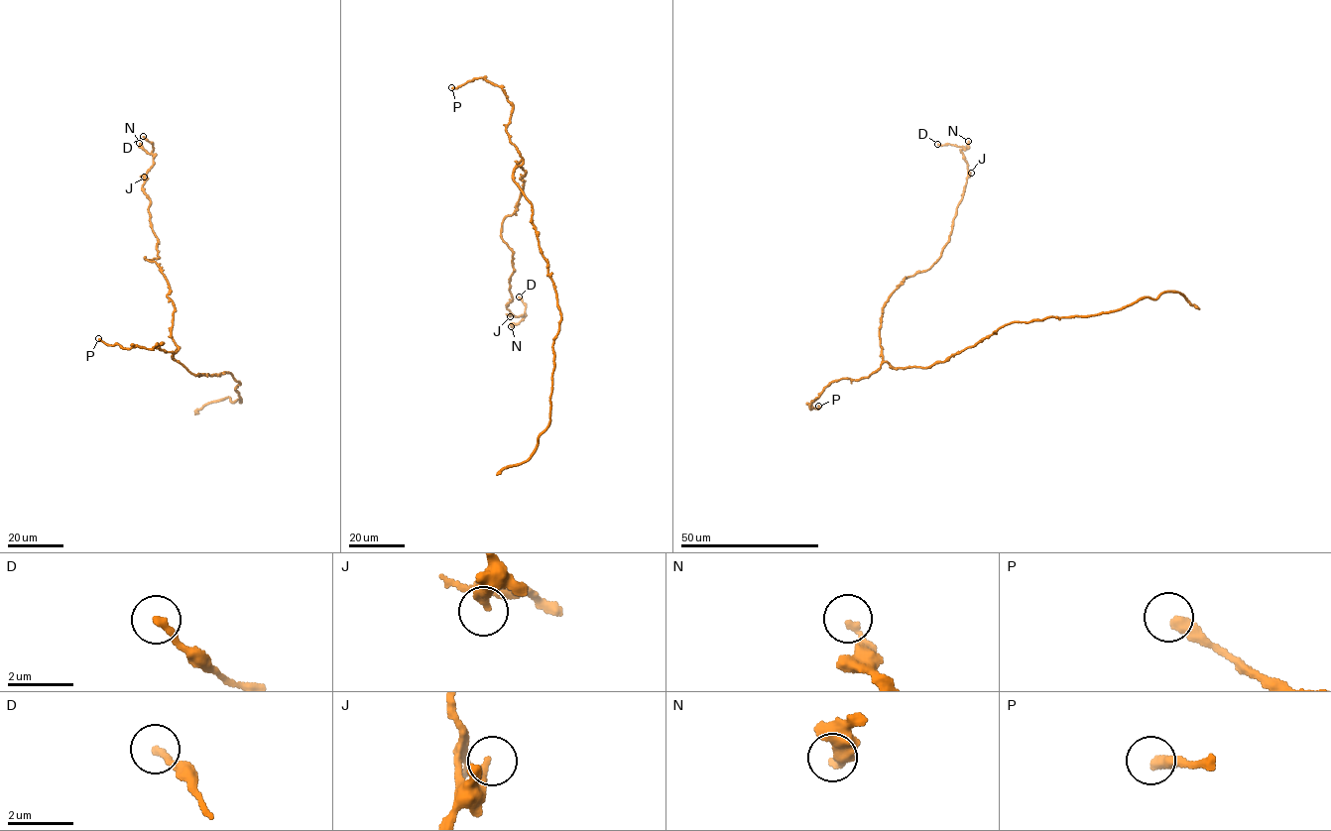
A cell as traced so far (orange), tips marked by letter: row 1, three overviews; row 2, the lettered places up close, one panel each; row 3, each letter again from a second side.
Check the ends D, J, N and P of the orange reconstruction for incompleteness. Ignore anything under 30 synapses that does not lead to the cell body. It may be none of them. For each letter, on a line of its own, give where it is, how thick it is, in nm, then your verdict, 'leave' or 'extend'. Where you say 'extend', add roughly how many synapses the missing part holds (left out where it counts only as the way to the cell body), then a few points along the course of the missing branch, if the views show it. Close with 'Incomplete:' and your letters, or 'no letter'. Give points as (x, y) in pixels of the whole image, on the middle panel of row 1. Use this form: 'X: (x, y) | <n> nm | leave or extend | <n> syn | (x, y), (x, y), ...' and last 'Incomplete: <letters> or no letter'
D: (519, 296) | 200 nm | leave
J: (510, 316) | 280 nm | leave
N: (511, 326) | 160 nm | leave
P: (451, 87) | 400 nm | extend | 80 syn | (451, 87), (420, 100), (414, 105), (376, 113), (367, 109), (362, 120), (363, 135), (378, 126)
Incomplete: P

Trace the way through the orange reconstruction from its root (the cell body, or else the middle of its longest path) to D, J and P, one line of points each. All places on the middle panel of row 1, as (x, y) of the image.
D: (513, 176), (523, 161), (518, 205), (501, 231), (514, 271), (506, 306), (522, 319), (526, 304), (519, 296)
J: (513, 176), (523, 161), (517, 163), (526, 175), (520, 178), (518, 205), (501, 231), (513, 254), (510, 316)
P: (513, 176), (514, 170), (523, 161), (505, 129), (513, 107), (506, 93), (482, 77), (451, 87)

